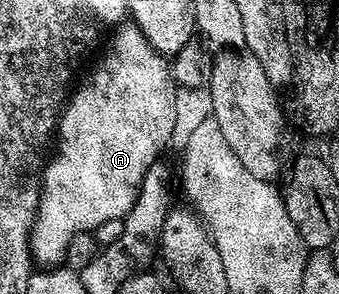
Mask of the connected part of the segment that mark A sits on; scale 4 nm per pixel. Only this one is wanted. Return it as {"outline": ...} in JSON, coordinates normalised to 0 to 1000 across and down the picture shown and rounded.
{"outline":[[[363,78],[333,102],[330,122],[336,122],[336,129],[327,133],[324,156],[316,160],[313,184],[301,194],[301,211],[280,228],[277,252],[271,252],[230,306],[221,299],[212,327],[198,340],[183,374],[183,395],[171,401],[165,503],[156,510],[156,520],[162,517],[159,537],[153,537],[153,520],[145,544],[133,551],[130,571],[118,592],[112,724],[100,735],[100,776],[88,782],[88,867],[109,898],[115,888],[124,908],[168,905],[174,898],[168,888],[192,867],[195,844],[206,833],[206,816],[212,816],[227,793],[271,786],[313,759],[324,759],[336,748],[345,755],[351,745],[369,741],[375,718],[395,701],[395,680],[404,677],[419,643],[419,612],[437,582],[437,568],[448,568],[448,554],[469,544],[469,537],[481,531],[478,517],[484,517],[487,507],[493,514],[501,493],[510,422],[519,418],[519,350],[513,347],[519,289],[507,272],[507,235],[496,218],[493,197],[454,170],[448,146],[437,146],[437,133],[419,116],[407,85]]]}

